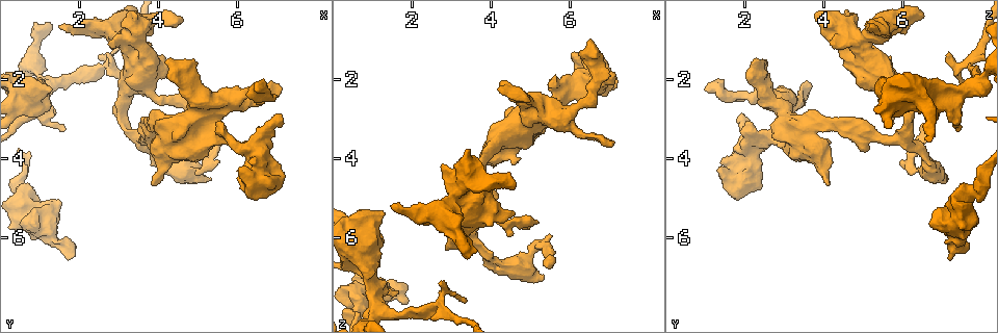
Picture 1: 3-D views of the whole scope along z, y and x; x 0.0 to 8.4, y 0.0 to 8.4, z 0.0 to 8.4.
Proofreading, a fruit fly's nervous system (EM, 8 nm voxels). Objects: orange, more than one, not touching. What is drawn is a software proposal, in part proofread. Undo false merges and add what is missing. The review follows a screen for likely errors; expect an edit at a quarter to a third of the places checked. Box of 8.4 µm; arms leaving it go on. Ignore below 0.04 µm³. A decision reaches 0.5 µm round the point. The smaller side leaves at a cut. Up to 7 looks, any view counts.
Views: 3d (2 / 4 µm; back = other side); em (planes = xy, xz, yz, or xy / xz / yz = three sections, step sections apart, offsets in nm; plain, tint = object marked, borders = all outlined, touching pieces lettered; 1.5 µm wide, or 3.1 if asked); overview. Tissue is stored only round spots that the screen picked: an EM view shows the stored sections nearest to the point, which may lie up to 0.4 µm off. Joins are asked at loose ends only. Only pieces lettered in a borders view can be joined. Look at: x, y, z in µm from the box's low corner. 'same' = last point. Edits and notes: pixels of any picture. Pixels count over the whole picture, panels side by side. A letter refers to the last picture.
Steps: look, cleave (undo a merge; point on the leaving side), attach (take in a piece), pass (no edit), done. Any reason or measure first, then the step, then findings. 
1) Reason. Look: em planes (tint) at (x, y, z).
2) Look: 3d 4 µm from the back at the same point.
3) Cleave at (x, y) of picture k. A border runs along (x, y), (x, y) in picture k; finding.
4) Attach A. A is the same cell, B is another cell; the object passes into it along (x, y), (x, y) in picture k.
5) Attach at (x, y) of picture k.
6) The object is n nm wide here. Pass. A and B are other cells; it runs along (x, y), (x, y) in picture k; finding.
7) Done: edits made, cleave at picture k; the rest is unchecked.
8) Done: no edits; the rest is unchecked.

Branch stops here. Look: em planes (borders) at (3.85, 4.70, 4.05).

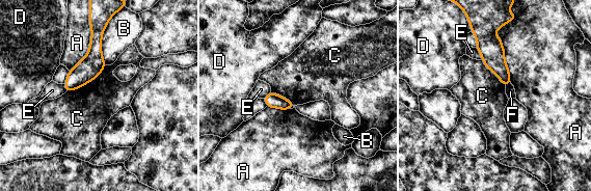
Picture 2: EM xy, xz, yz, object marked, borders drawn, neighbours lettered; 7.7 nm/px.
Pass. A, B, C, D, E and F are other cells; a border runs along (106, 65), (90, 81), (66, 91) in picture 2; no lettered piece goes on from it.

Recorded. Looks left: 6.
An open end. Look: em yz step 4 (borders) at (1.55, 0.70, 5.20).

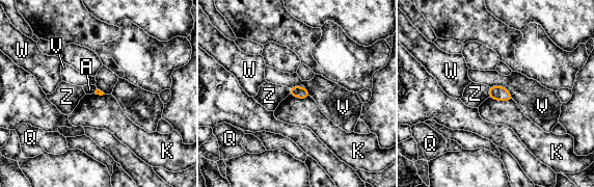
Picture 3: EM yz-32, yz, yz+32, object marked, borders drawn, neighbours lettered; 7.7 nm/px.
Another direction. Look: em planes (borders) at the same point.

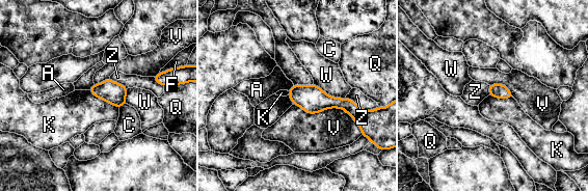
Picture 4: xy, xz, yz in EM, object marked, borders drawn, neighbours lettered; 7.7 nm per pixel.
The longest contact is with V, 550 nm. Pass. A, C, F, K, Q, V, W and Z are other cells; a border runs along (88, 90), (118, 108) in picture 4; none of them fits.

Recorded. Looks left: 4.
Look: 3d 4 µm at (4.65, 0.50, 4.75).

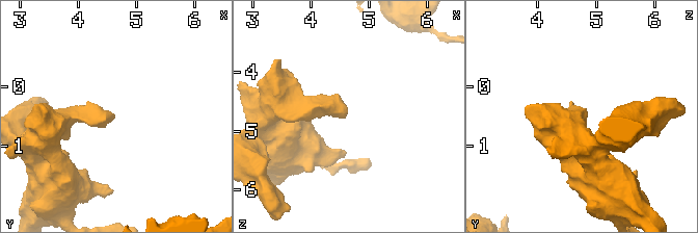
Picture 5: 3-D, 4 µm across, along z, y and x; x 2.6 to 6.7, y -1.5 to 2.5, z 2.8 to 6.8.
Look: em planes (tint) at (4.60, 0.55, 4.75).

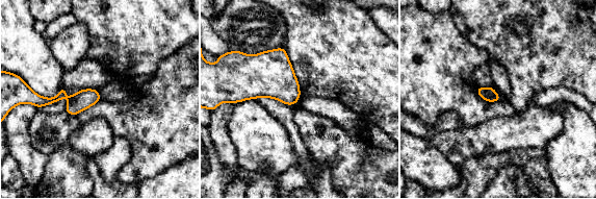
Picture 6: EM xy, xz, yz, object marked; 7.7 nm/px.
Look: em planes (borders) at the same point.

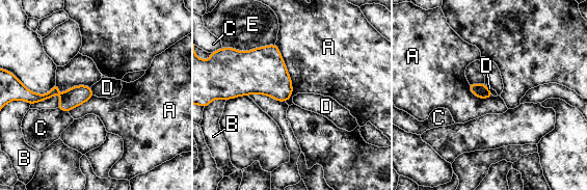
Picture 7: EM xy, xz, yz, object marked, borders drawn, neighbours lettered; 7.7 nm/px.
Pass. A, B, C, D and E are other cells; it runs along (89, 93), (50, 93), (30, 100) in picture 7; no lettered piece goes on from it.

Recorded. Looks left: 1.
Done: no edits; the rest is unchecked.

